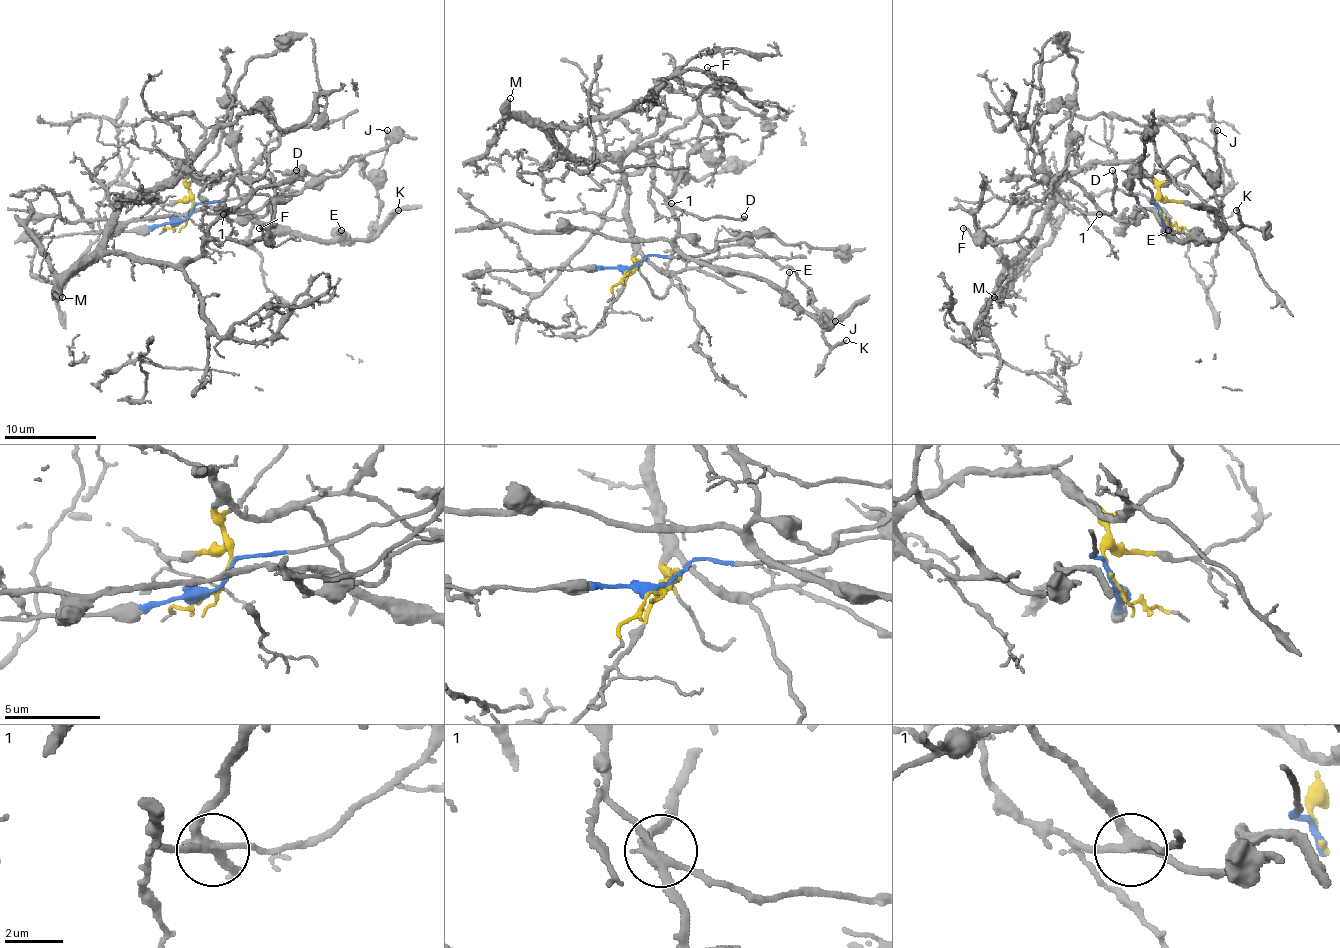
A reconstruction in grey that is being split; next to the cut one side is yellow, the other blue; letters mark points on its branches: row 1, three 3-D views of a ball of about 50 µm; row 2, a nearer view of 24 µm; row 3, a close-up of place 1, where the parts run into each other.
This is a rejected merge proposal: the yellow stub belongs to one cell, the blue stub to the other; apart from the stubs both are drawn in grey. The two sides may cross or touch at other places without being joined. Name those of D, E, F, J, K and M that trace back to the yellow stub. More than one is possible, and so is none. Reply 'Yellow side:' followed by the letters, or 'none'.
Yellow side: D, M

